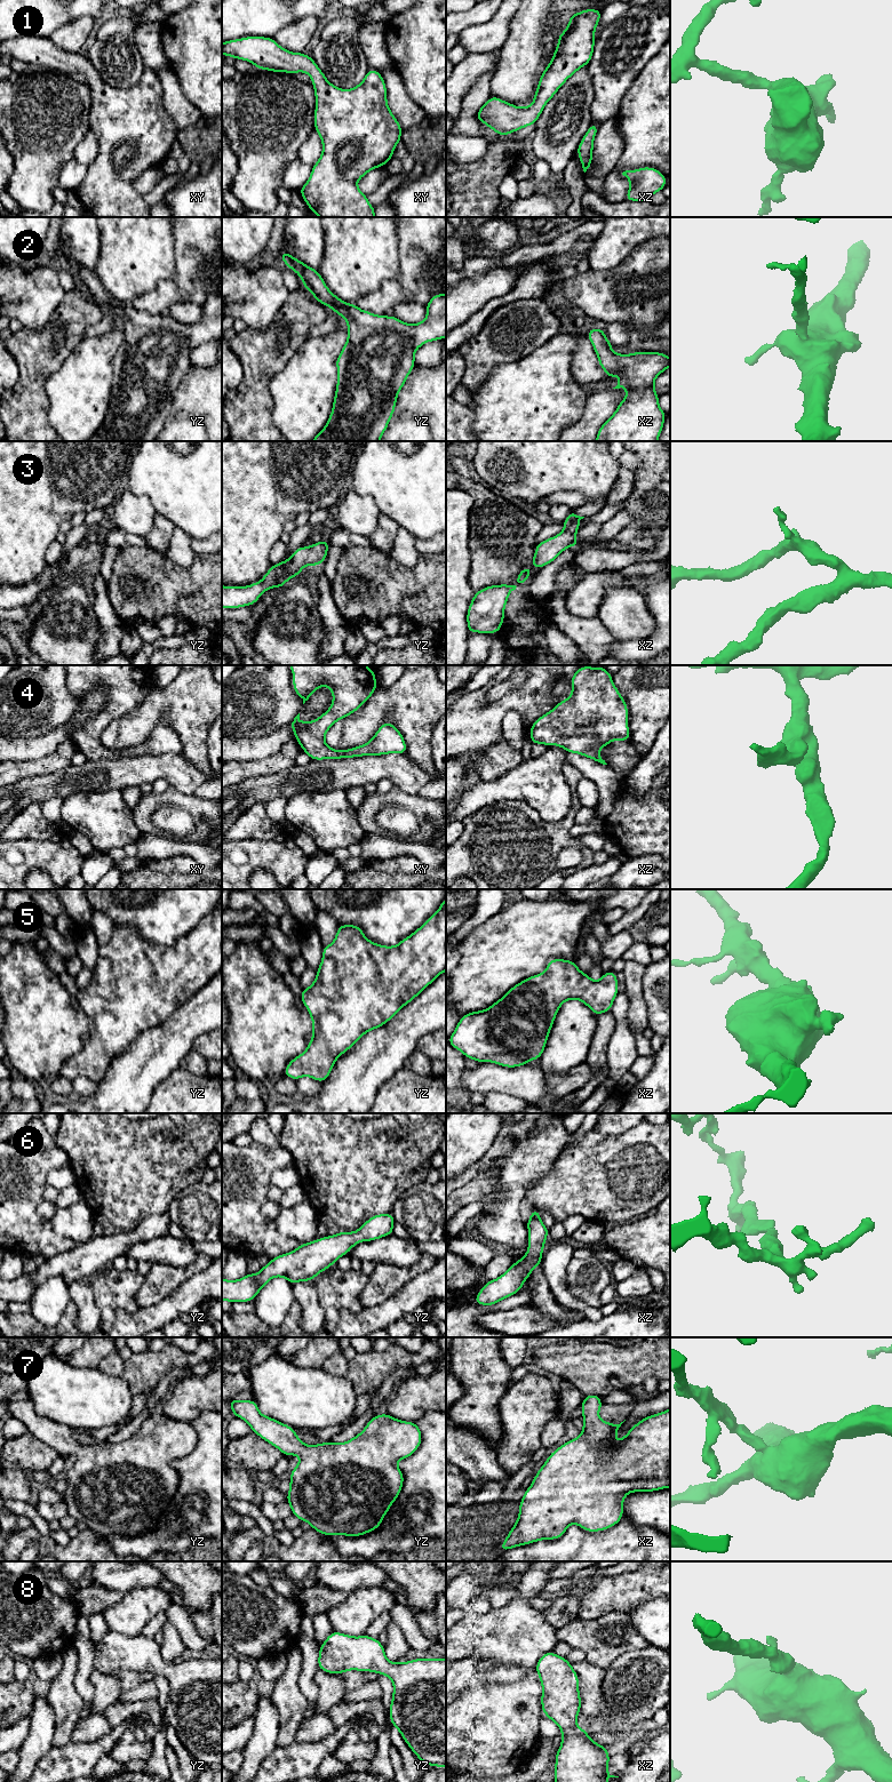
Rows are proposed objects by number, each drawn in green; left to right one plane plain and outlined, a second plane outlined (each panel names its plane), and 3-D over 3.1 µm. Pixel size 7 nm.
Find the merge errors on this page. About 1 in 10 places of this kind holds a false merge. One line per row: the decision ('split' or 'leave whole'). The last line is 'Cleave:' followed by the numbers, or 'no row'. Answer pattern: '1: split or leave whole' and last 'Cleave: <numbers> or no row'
1: leave whole
2: leave whole
3: leave whole
4: leave whole
5: leave whole
6: leave whole
7: leave whole
8: leave whole
Cleave: no row

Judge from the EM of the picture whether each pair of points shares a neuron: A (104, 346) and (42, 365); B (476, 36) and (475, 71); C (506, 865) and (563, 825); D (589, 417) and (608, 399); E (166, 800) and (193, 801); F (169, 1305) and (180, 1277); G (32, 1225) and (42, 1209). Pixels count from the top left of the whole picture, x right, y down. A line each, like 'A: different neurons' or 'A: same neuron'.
A: different neurons
B: different neurons
C: same neuron
D: same neuron
E: same neuron
F: different neurons
G: different neurons

